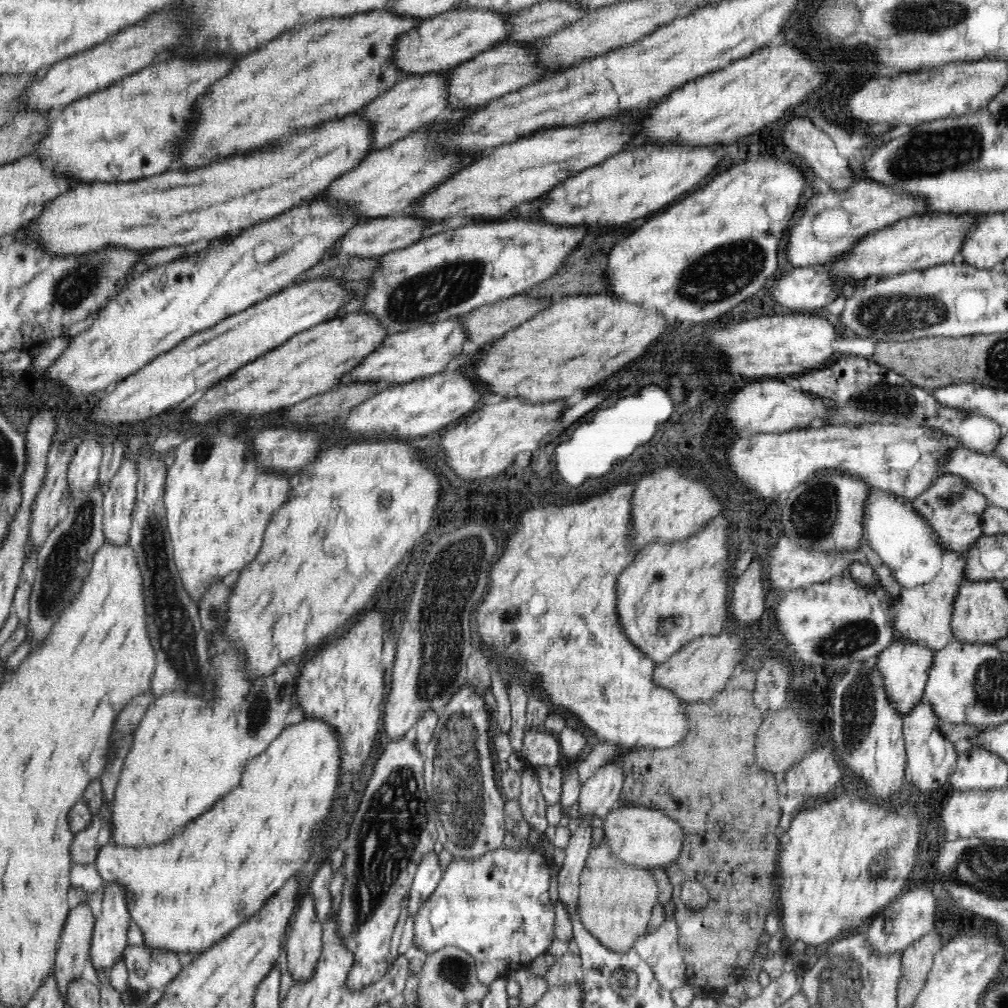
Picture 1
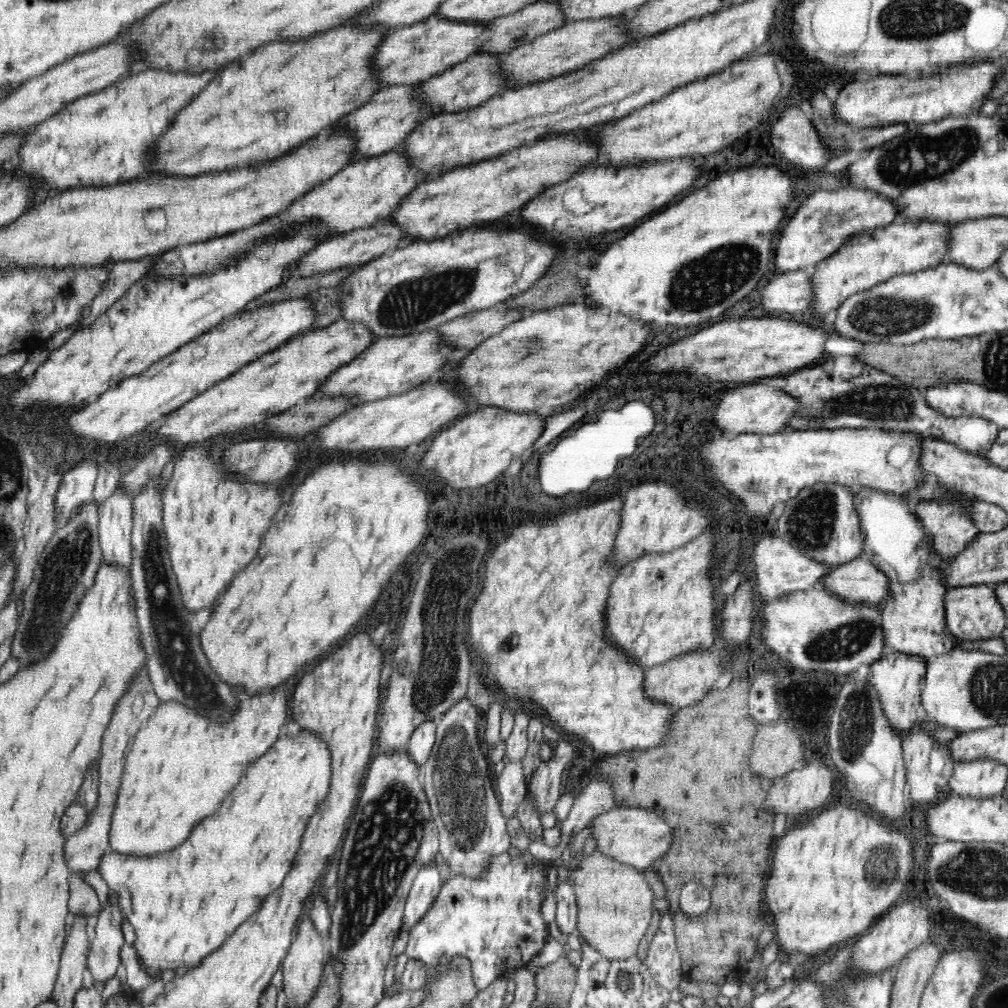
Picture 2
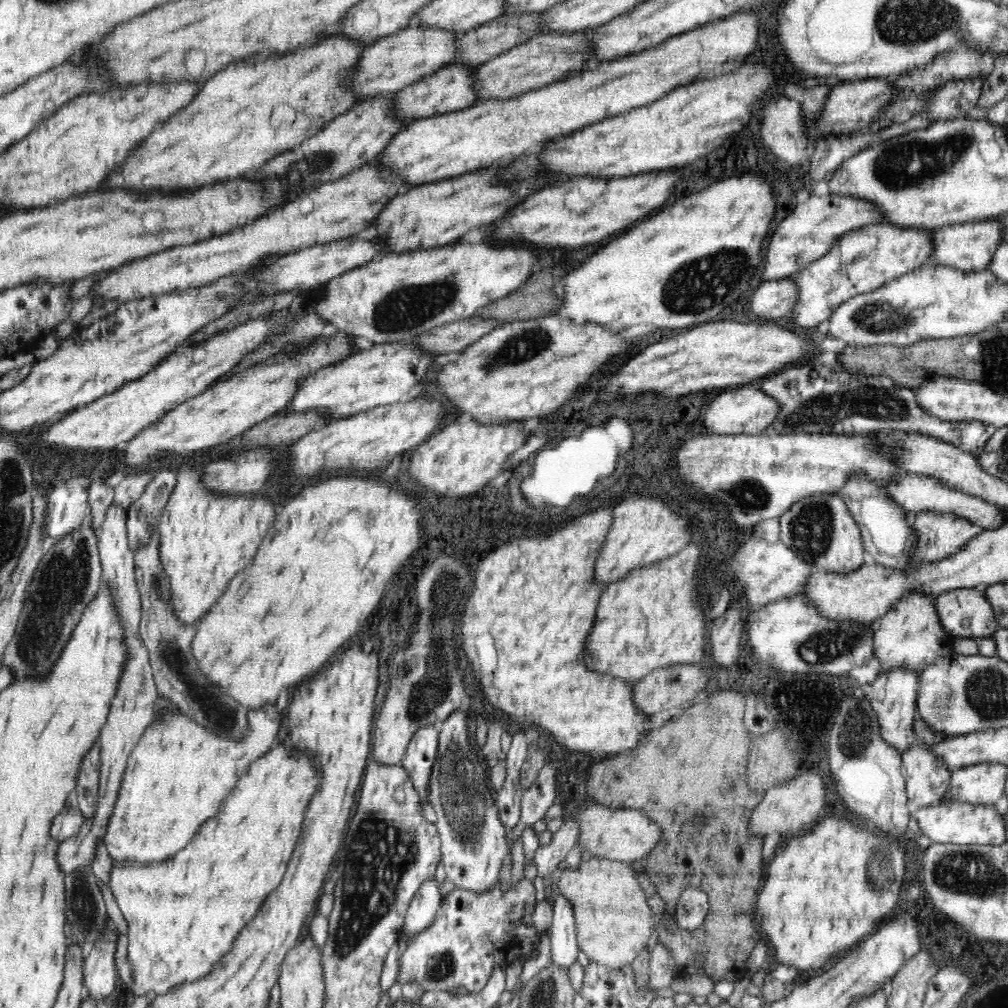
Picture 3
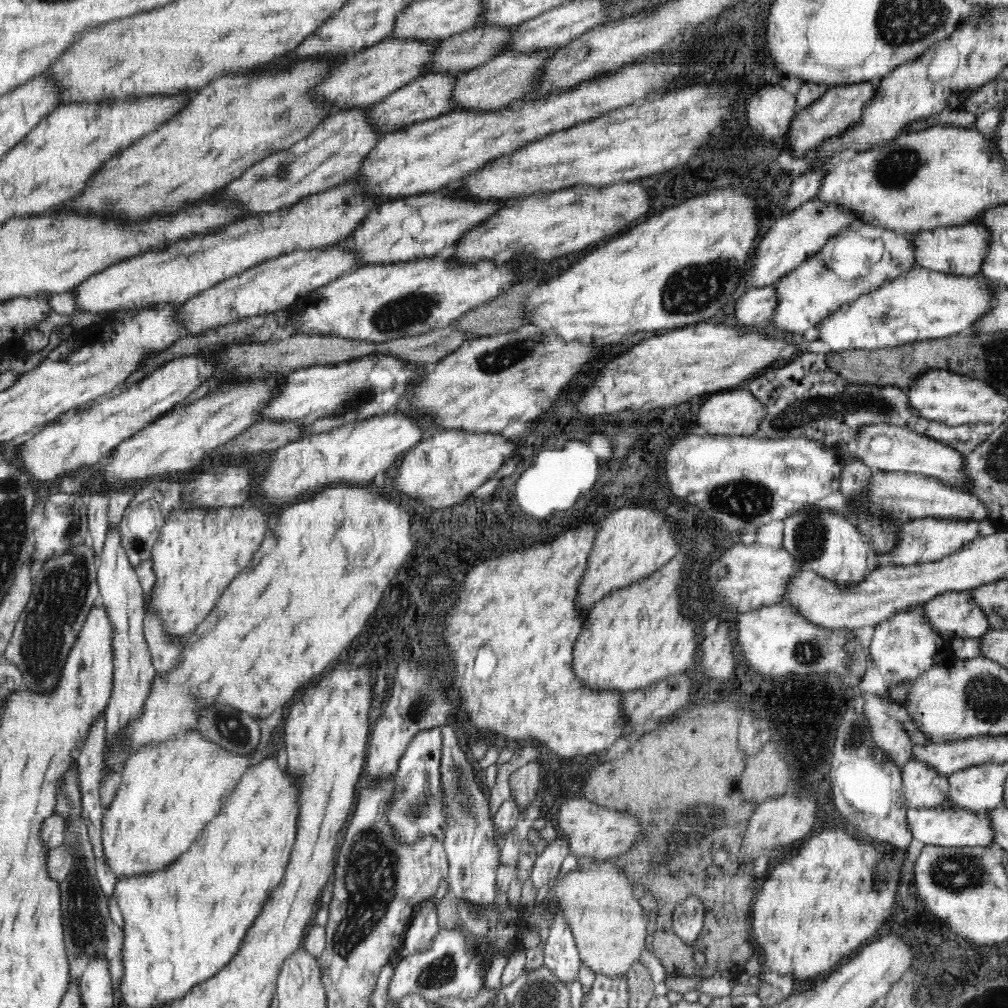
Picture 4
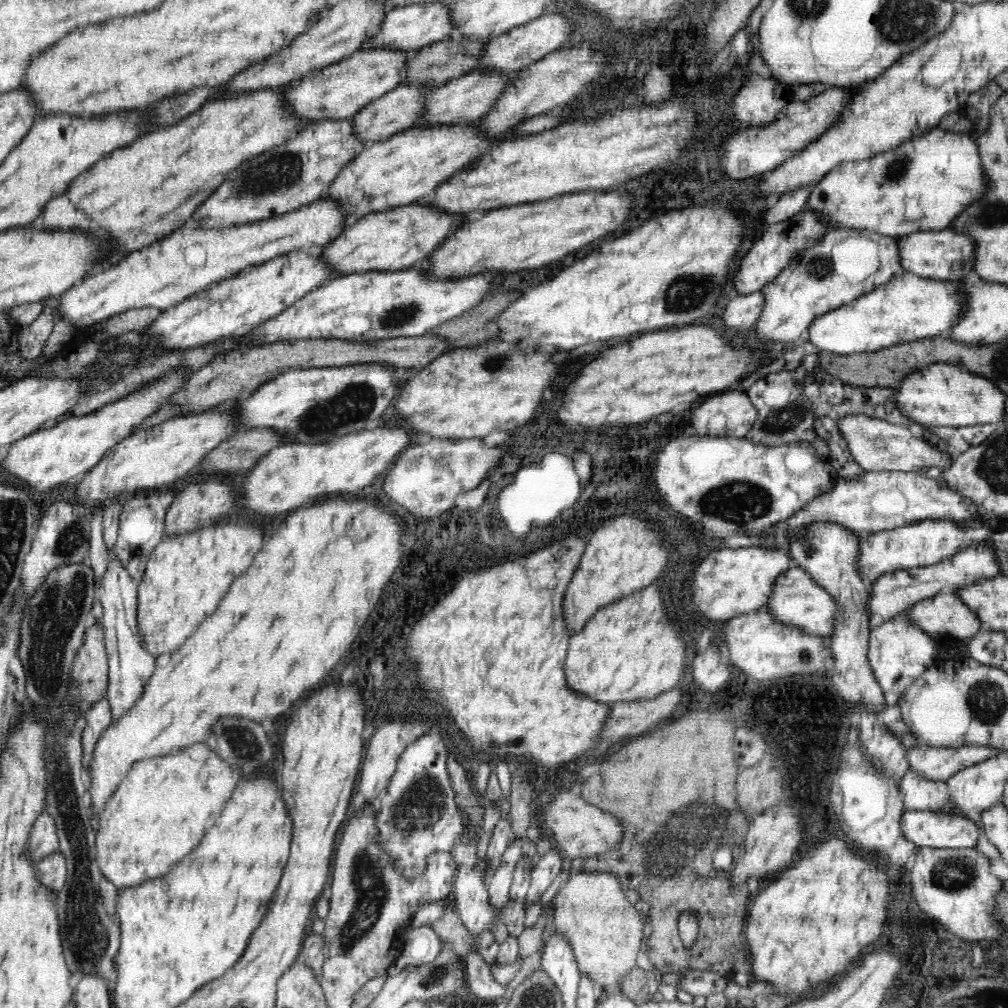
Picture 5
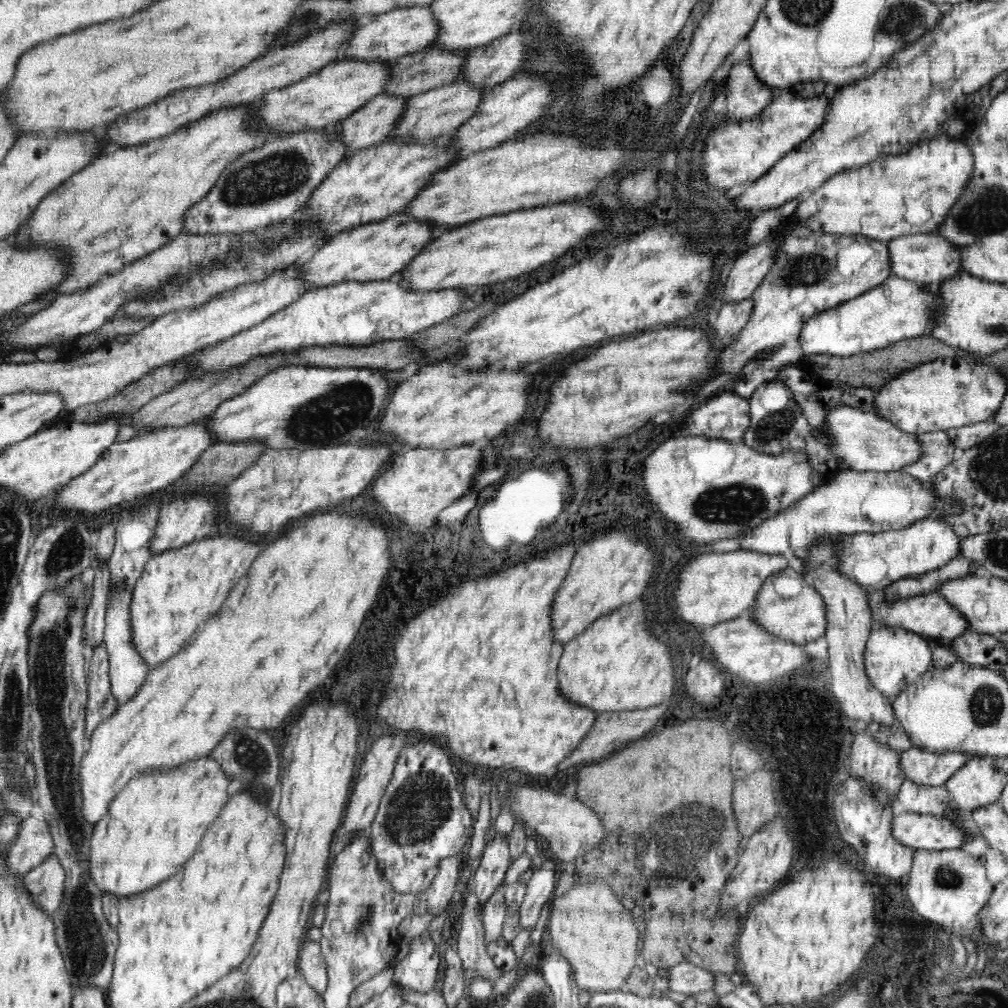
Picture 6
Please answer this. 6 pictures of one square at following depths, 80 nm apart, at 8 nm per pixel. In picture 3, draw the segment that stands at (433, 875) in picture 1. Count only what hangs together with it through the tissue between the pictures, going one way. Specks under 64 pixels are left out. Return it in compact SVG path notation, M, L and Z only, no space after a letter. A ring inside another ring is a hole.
M430 878L422 884L409 906L402 930L408 942L415 934L433 923L441 898L440 887L435 878Z

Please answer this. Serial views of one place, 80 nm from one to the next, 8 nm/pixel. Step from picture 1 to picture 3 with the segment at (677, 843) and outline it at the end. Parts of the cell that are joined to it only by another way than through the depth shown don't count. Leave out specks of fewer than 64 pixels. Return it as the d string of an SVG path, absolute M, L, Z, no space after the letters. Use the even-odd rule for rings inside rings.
M598 803L586 808L580 814L578 838L580 850L588 850L594 857L610 859L618 862L630 862L631 859L642 858L655 846L661 835L659 826L654 825L642 809L614 809Z

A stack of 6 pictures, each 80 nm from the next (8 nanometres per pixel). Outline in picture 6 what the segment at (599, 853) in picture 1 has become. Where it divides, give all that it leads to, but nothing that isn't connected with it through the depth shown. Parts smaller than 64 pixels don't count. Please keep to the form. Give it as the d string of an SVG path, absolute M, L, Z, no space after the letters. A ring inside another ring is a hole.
M586 881L574 886L563 894L563 897L550 903L550 918L546 930L549 930L552 940L552 951L555 956L566 957L570 963L574 981L578 990L588 991L592 995L599 993L607 995L616 990L624 989L624 984L631 970L636 967L638 956L638 938L642 934L632 921L632 913L614 893L614 889L606 881Z

